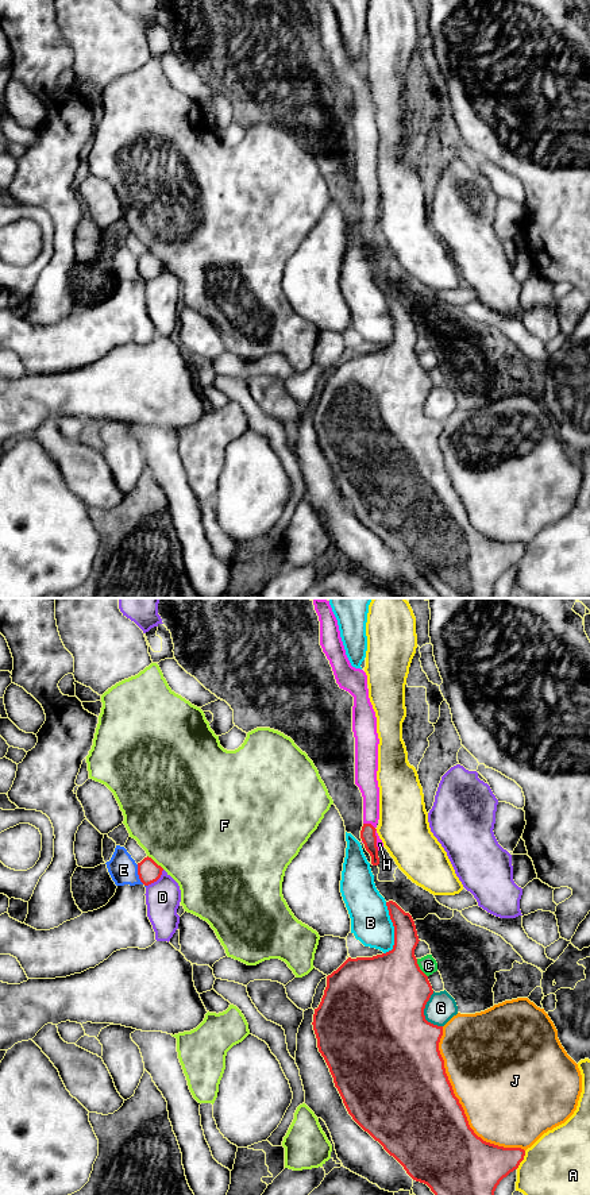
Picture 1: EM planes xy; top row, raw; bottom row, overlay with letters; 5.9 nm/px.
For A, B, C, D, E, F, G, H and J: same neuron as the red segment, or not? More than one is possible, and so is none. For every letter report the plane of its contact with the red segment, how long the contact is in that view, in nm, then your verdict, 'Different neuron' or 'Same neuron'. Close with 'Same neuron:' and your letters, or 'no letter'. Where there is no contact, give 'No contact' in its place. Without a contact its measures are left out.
A: Touches red in xy. Shared border 130 nm. Different neuron
B: Touches red in xy. Shared border 320 nm. Different neuron
C: Touches red in xy. Shared border 130 nm. Different neuron
D: Touches red in xy. Shared border 140 nm. Different neuron
E: Touches red in xy. Shared border 150 nm. Different neuron
F: Touches red in xy. Shared border 130 nm. Different neuron
G: Touches red in xy. Shared border 220 nm. Different neuron
H: Touches red in xy. Shared border 190 nm. Same neuron
J: Touches red in xy. Shared border 900 nm. Different neuron
Same neuron: H

